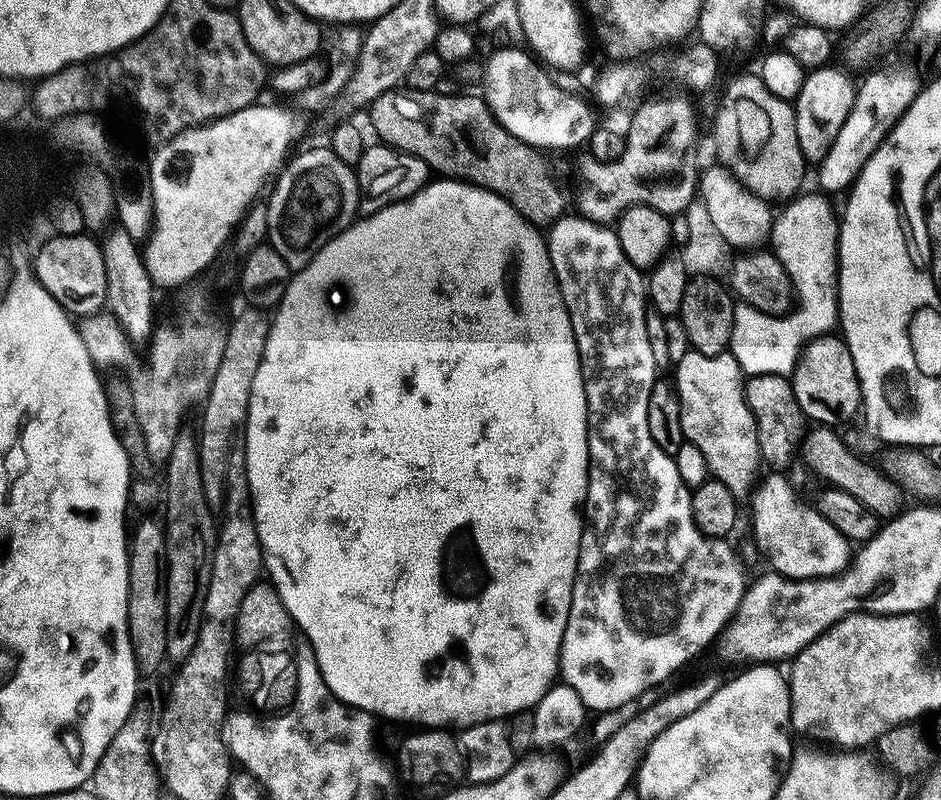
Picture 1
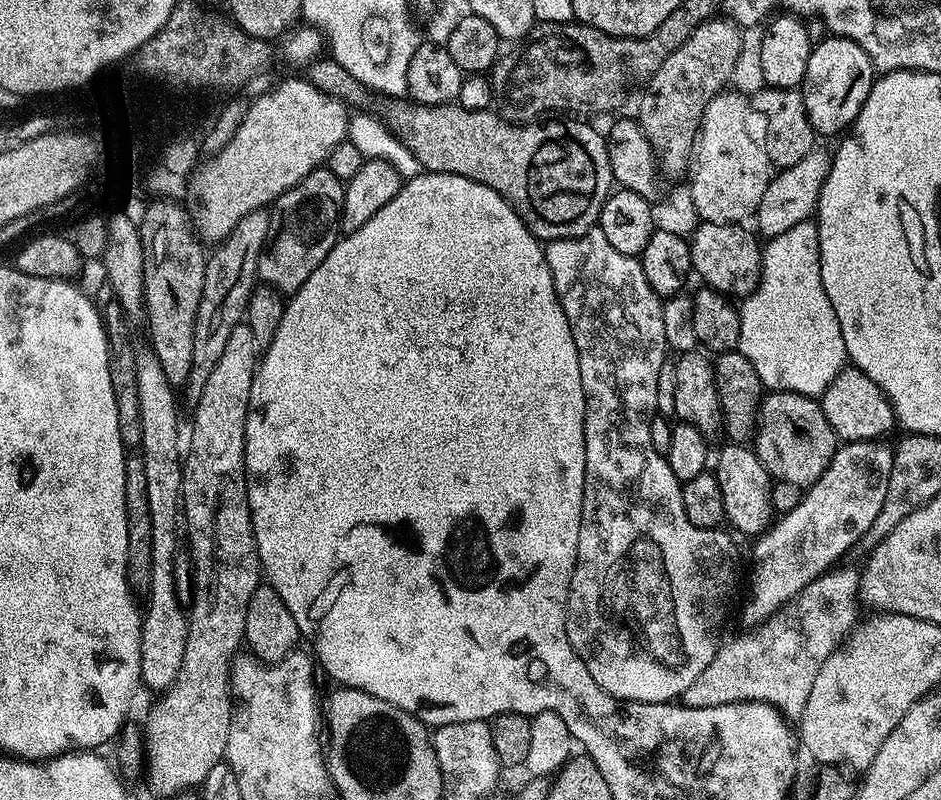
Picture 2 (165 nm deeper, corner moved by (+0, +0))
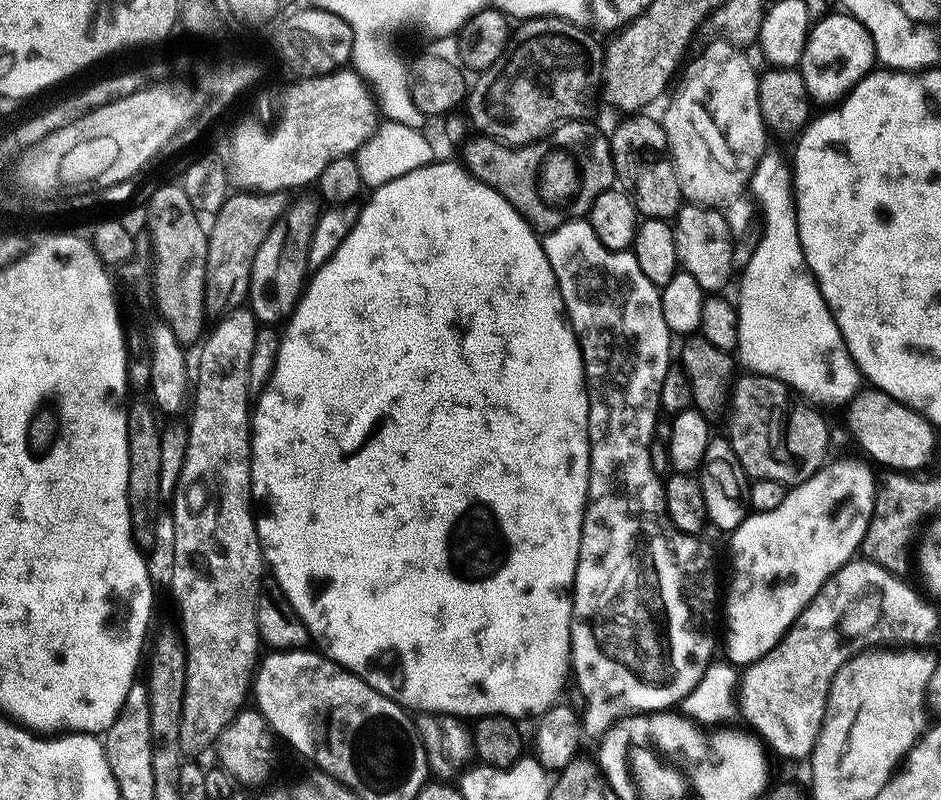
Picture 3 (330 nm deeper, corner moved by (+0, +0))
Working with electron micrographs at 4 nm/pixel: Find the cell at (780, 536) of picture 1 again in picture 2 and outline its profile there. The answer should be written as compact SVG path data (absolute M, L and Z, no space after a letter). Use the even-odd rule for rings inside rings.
M731 442L725 445L717 456L715 453L714 471L718 486L722 486L722 502L726 502L727 523L732 523L738 531L745 532L751 538L759 537L769 527L774 516L768 471L751 447Z

